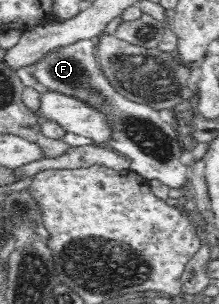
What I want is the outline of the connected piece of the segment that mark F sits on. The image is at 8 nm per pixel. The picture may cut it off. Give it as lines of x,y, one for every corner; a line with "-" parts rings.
94,39
77,41
73,45
52,49
29,68
29,72
49,92
76,97
104,113
112,132
111,139
103,146
109,145
119,155
126,155
130,160
131,171
152,181
161,191
172,187
182,188
185,195
190,188
186,187
186,183
191,181
191,172
189,166
179,162
184,149
183,143
178,139
175,125
163,121
156,106
131,101
114,90
98,65
98,58
93,54
95,51

